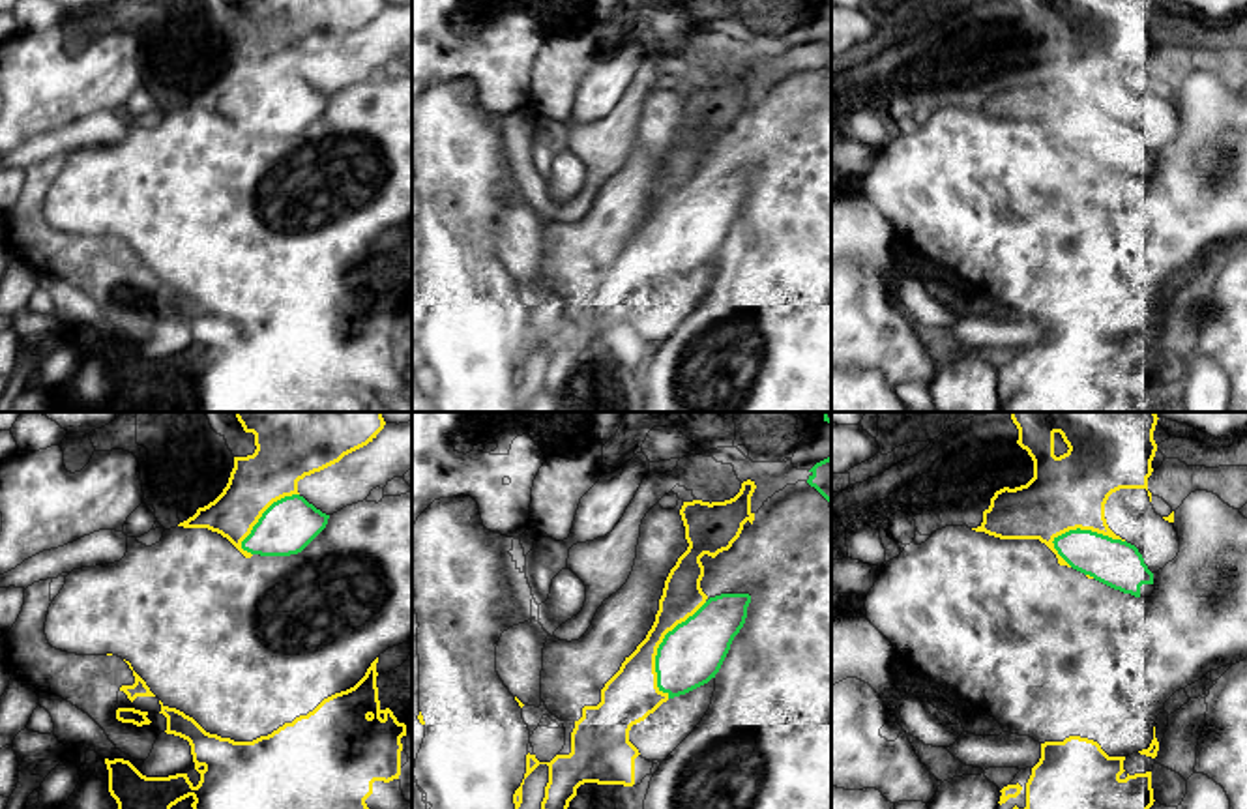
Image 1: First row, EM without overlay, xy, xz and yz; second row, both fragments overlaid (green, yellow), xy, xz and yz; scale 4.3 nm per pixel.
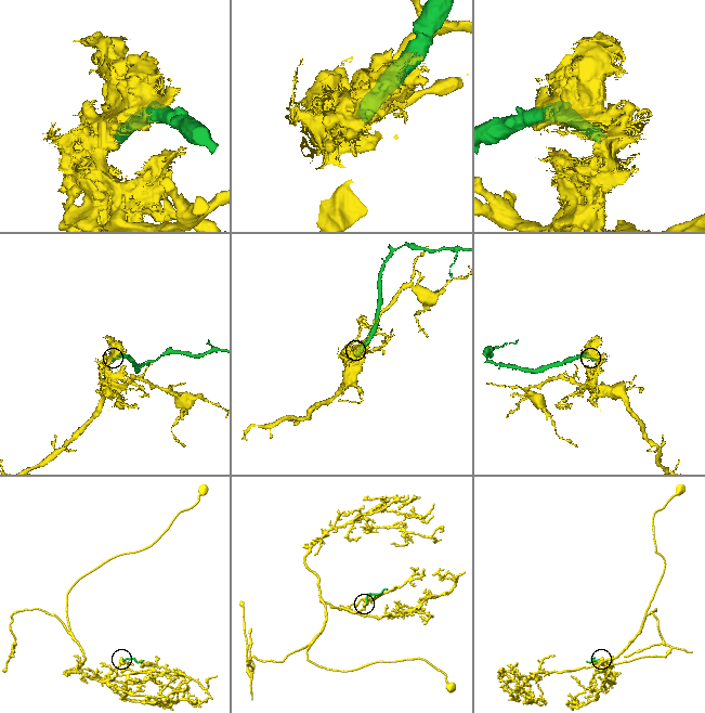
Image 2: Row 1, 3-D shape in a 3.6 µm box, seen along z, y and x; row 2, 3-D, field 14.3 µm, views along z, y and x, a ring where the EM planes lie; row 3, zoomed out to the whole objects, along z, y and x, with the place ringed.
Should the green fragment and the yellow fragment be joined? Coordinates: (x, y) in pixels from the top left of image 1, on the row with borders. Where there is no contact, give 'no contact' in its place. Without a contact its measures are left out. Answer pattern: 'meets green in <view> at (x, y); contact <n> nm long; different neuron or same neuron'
meets green in xz at (660, 647); contact 440 nm long; different neuron

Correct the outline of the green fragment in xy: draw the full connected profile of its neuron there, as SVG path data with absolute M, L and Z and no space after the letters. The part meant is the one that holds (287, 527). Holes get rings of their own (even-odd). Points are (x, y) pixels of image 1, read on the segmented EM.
M285 496L262 513L242 549L260 556L298 554L326 528L328 519L303 496Z

